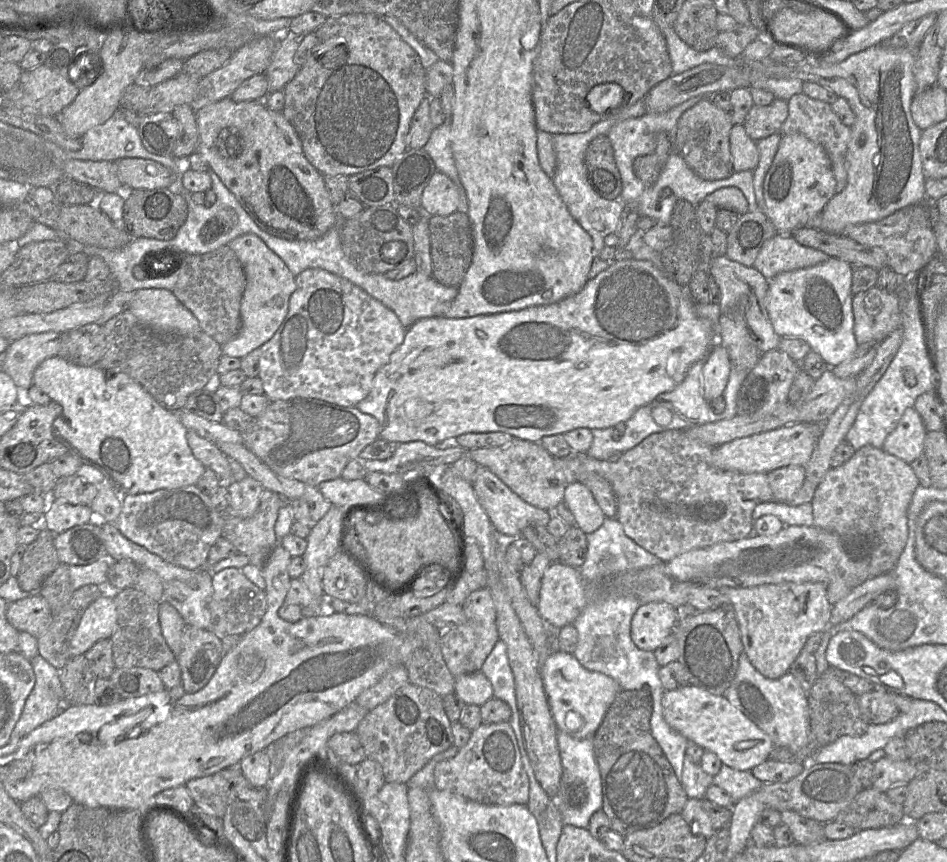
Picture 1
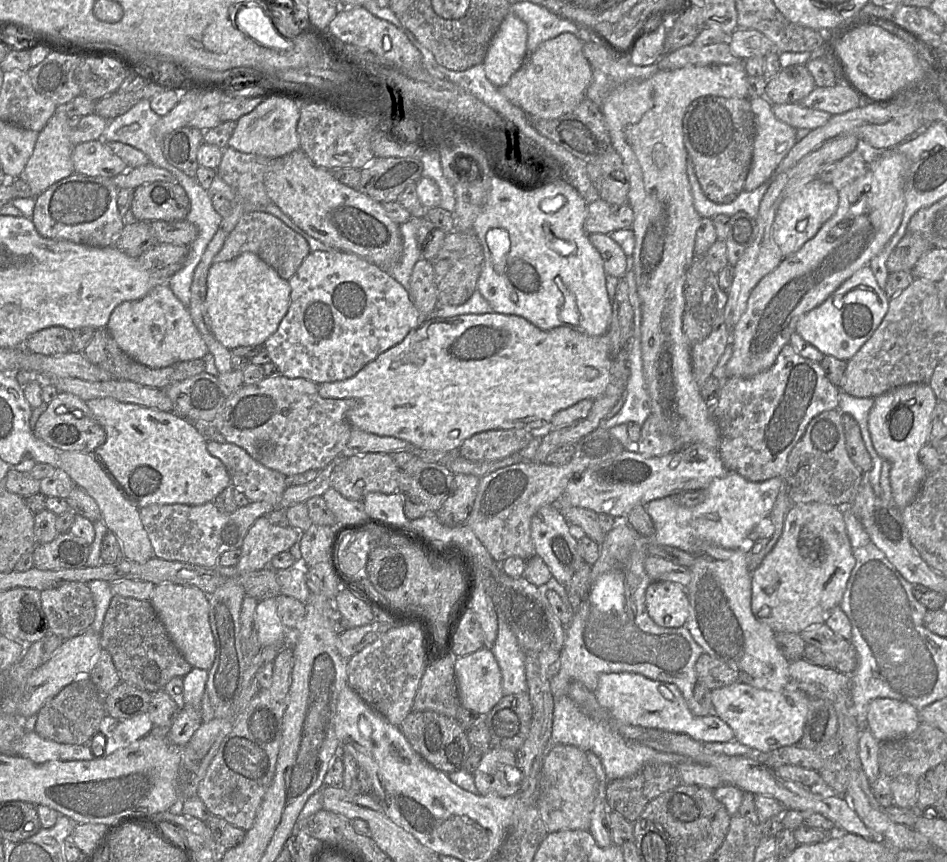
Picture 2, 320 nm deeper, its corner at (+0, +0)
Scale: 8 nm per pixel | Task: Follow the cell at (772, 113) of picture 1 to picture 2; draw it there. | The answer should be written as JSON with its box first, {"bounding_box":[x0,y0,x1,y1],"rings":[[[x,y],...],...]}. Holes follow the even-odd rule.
{"bounding_box":[764,65,816,104],"rings":[[[794,65],[782,70],[768,80],[764,96],[772,104],[800,103],[816,88],[806,65]]]}

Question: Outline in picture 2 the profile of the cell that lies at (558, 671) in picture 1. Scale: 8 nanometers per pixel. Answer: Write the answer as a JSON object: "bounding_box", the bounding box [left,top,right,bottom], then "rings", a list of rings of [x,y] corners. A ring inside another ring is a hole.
{"bounding_box":[594,673,735,743],"rings":[[[604,673],[598,678],[594,694],[599,705],[617,723],[684,734],[701,743],[726,743],[735,739],[733,730],[718,716],[694,715],[674,684],[651,680],[637,673]]]}

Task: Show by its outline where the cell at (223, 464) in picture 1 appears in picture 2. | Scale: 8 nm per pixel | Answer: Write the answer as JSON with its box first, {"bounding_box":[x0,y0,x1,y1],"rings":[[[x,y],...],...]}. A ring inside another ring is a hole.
{"bounding_box":[207,440,288,510],"rings":[[[209,440],[207,441],[207,449],[224,463],[230,475],[231,484],[244,492],[250,502],[265,501],[273,505],[274,510],[283,509],[280,508],[280,500],[288,487],[284,474],[263,466],[254,460],[246,450],[234,443]]]}

